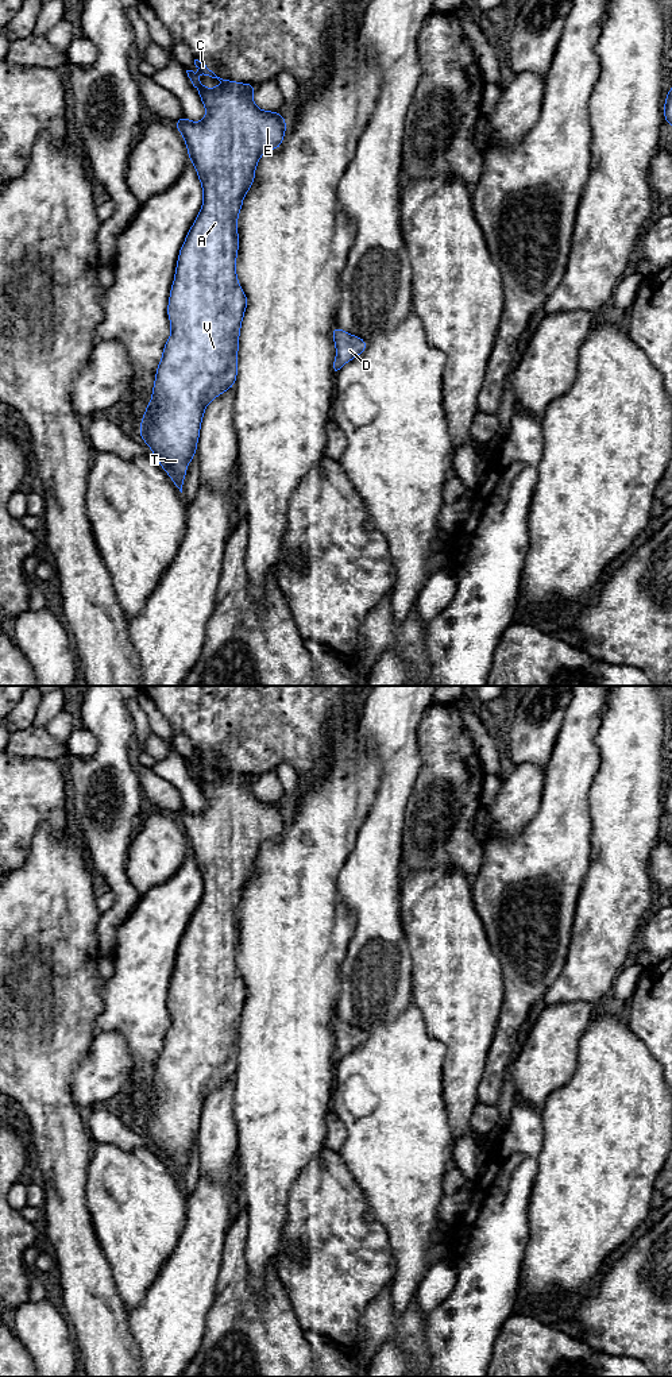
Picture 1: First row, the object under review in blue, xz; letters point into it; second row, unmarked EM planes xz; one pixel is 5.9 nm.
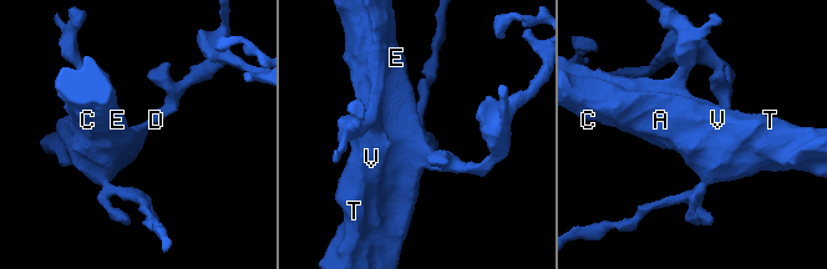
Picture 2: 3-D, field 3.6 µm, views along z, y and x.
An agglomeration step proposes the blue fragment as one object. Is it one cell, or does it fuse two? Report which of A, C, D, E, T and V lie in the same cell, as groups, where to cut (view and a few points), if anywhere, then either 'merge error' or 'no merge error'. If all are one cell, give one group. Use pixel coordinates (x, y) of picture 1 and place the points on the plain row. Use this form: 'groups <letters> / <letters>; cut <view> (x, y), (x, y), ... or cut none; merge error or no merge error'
groups A C D E T V; cut none; no merge error

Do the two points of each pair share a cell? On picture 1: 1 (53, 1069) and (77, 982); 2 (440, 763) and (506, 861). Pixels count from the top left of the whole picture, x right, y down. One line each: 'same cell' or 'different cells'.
1: same cell
2: different cells

